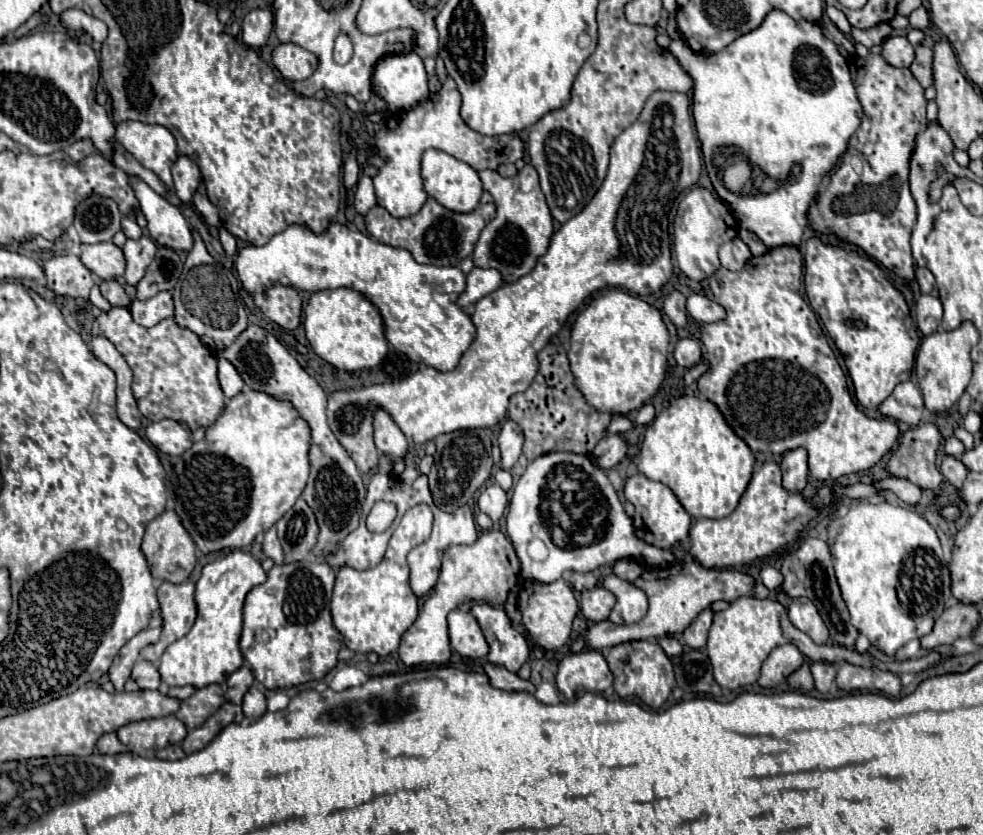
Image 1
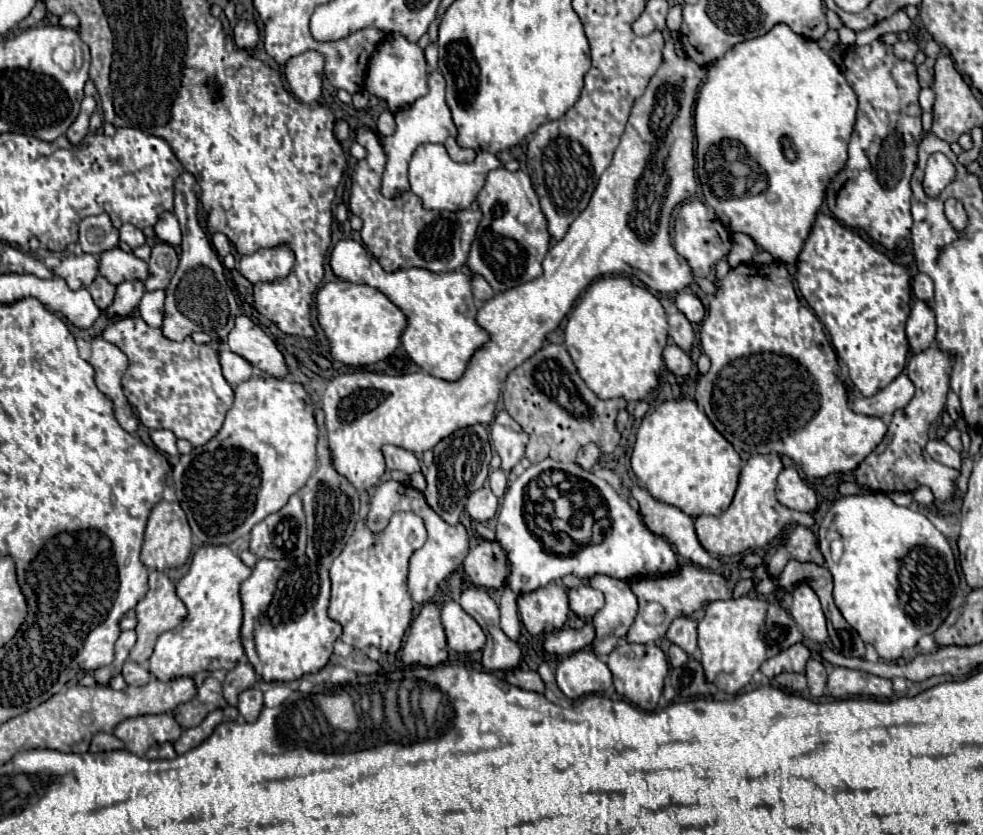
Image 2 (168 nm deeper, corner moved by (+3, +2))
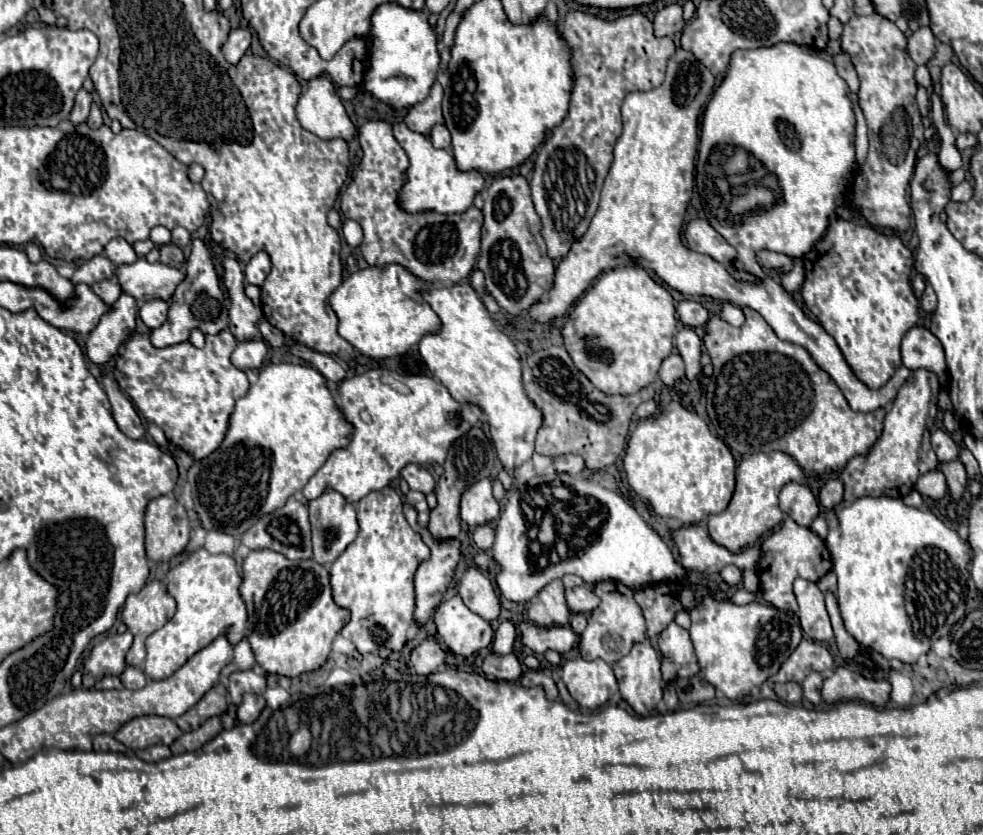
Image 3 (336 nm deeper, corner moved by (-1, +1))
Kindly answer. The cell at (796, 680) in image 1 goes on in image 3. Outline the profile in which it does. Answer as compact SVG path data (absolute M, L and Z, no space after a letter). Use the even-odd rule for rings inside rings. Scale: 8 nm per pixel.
M796 682L774 684L774 692L782 702L788 702L788 704L798 704L802 700L802 686Z

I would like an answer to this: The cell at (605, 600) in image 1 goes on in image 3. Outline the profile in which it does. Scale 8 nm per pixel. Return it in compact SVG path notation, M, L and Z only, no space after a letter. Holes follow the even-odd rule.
M576 586L576 588L566 590L566 602L568 602L568 608L572 612L590 614L600 604L600 598L590 588Z

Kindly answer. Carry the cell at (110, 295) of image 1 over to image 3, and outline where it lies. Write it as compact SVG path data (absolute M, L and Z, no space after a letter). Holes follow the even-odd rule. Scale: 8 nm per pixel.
M104 280L104 282L94 284L94 286L92 286L92 292L94 292L98 298L102 298L106 304L112 304L112 302L116 302L116 298L120 296L122 288L120 288L120 284L118 284L116 280Z

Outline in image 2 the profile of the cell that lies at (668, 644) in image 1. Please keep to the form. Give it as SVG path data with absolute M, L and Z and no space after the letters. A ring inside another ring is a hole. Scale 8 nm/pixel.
M670 645L670 649L668 649L668 659L670 659L672 667L680 667L680 665L684 665L684 663L688 661L688 655L686 655L678 645Z

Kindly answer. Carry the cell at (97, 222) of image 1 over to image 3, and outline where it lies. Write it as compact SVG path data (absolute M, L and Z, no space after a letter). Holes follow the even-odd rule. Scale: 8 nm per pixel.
M112 238L112 240L104 246L104 254L106 254L106 258L108 258L110 262L114 262L116 266L138 260L134 248L132 248L124 238Z

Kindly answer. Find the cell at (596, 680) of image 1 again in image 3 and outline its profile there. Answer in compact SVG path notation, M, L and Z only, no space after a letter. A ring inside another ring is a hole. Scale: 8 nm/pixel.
M570 658L562 664L562 680L570 692L570 696L584 708L590 708L590 710L596 710L598 706L606 704L608 698L612 694L618 692L618 682L616 682L616 676L612 672L612 666L606 664L604 660L584 660L584 658Z

